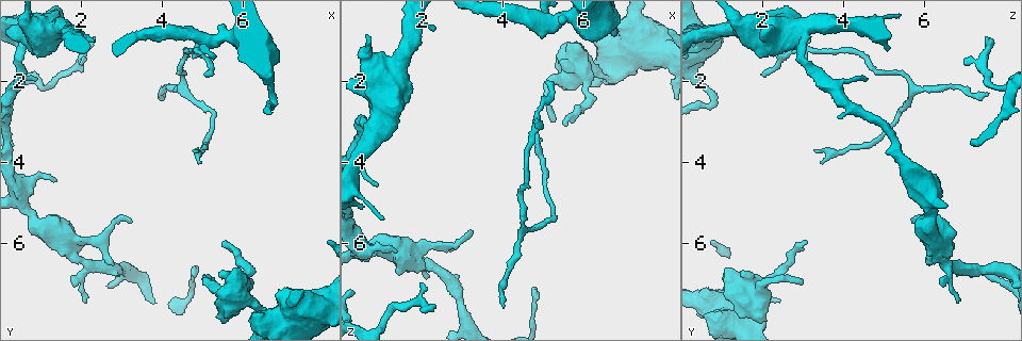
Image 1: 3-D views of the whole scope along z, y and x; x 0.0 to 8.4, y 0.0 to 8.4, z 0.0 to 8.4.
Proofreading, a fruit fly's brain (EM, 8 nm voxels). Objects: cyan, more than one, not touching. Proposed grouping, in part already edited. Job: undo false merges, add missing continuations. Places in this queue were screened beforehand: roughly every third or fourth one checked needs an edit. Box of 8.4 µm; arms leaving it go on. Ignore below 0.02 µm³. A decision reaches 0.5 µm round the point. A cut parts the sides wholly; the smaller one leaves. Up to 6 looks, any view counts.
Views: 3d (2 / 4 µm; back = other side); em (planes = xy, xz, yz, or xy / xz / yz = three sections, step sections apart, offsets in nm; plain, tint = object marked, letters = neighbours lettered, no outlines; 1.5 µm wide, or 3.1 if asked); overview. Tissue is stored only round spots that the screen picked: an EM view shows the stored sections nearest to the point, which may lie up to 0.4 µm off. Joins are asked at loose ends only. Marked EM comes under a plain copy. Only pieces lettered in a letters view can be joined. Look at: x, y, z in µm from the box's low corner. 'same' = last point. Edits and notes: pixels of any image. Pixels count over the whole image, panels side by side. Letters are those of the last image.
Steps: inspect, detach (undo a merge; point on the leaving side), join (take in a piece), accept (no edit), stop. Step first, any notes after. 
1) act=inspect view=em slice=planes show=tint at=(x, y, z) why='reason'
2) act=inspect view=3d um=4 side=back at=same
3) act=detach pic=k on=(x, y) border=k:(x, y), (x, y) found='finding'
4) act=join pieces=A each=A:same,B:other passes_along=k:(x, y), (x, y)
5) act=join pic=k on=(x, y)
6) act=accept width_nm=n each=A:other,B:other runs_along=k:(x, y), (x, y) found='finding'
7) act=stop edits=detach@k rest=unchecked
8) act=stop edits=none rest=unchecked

act=inspect view=em slice=planes show=letters at=(2.85, 6.55, 6.05) why='an open end'

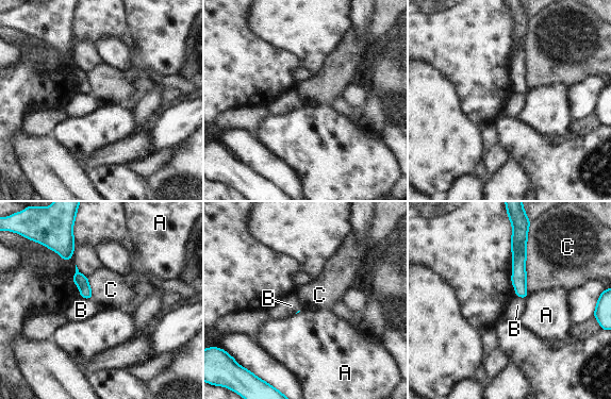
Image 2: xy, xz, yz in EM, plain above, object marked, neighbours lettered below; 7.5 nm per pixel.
act=accept each=A:other,B:other,C:other border=2:(529, 237), (526, 254), (527, 296) found='no lettered piece goes on from it'

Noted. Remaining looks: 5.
act=inspect view=em slice=xz step=4 show=letters at=(5.25, 6.90, 3.00) why='thin end'

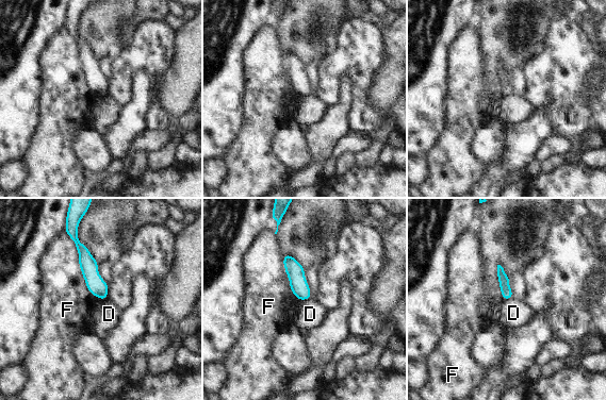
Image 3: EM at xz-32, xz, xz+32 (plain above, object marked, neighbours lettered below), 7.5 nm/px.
act=accept each=D:other,F:other found='none of them fits'

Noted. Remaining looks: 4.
act=inspect view=3d um=4 at=(6.85, 7.25, 0.55) why='free end'

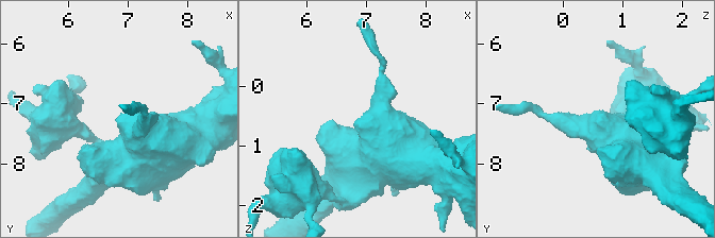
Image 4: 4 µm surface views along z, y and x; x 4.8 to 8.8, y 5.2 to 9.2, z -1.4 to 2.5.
act=inspect view=em slice=planes show=letters at=(6.80, 7.25, 0.60) why='shape alone is not enough'

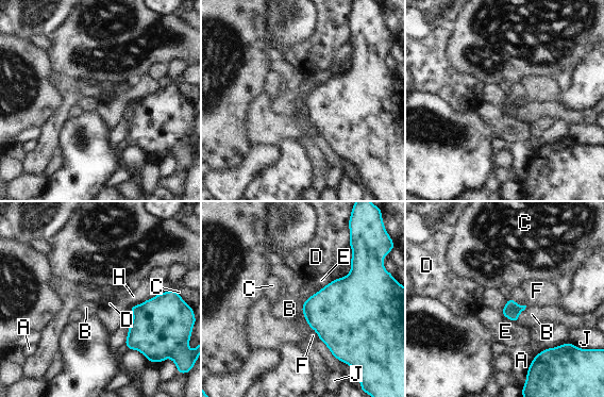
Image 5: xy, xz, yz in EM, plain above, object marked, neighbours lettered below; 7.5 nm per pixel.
act=accept each=A:other,B:other,C:other,D:other,E:other,F:other,H:other,J:other border=5:(301, 305), (304, 319), (309, 328) found='no lettered piece goes on from it'

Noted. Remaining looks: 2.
act=stop edits=none rest=unchecked

